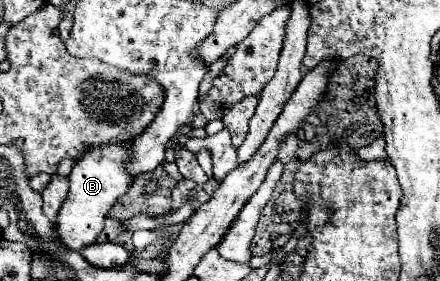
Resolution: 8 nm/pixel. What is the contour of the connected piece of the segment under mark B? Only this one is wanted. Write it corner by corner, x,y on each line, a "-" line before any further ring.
105,145
85,153
81,159
75,161
75,167
69,175
69,193
63,201
59,215
55,219
55,233
57,241
65,245
69,251
81,251
87,245
93,245
97,235
103,231
103,221
113,207
113,203
127,193
133,177
125,169
125,161
129,157
129,145

